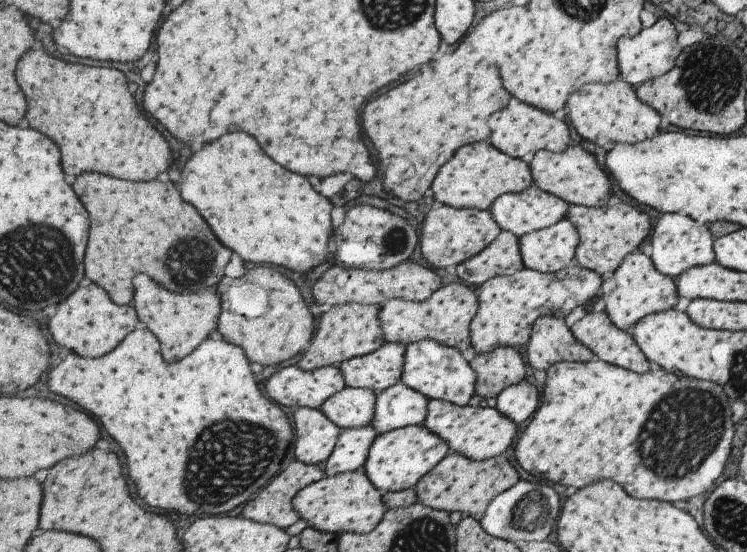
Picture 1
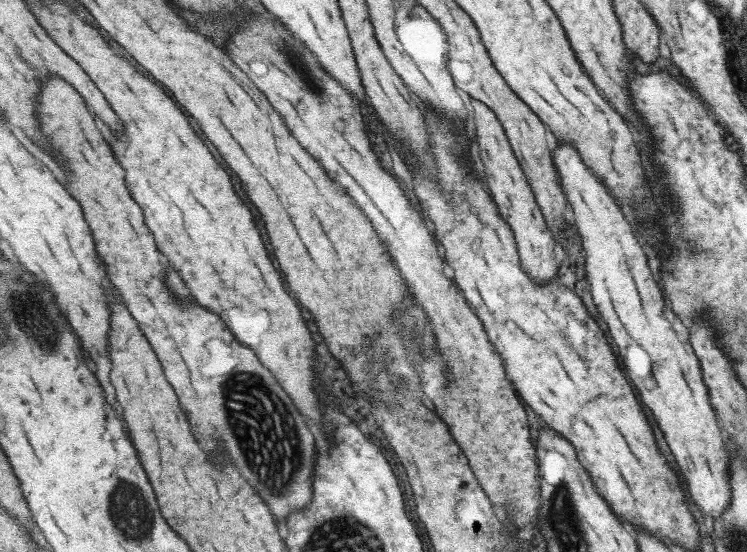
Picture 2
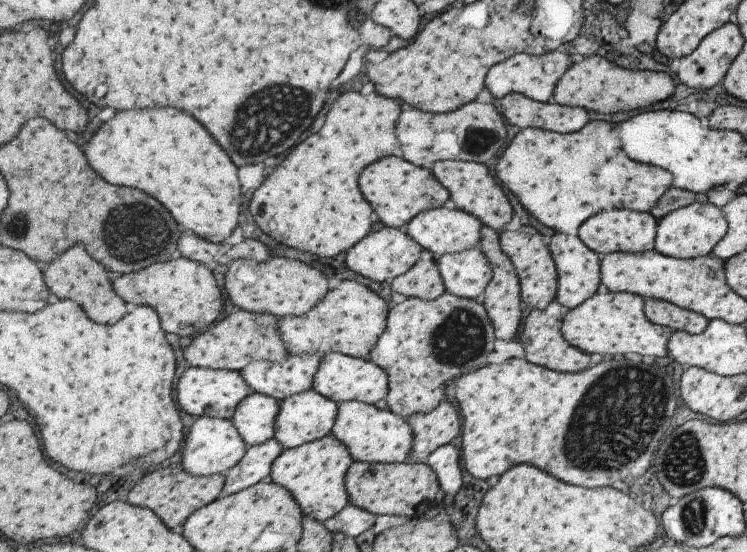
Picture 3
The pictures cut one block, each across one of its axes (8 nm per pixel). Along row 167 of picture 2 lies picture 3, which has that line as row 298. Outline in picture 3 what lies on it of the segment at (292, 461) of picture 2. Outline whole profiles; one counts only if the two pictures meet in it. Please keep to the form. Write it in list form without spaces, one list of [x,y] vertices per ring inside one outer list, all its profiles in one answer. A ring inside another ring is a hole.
[[[77,244],[62,254],[57,256],[53,262],[42,265],[43,276],[47,280],[47,286],[51,293],[59,298],[71,298],[77,304],[85,308],[85,312],[101,324],[115,324],[125,316],[125,302],[120,294],[117,294],[111,286],[111,280],[114,280],[115,274],[109,274],[107,268],[91,258],[87,248],[83,244]],[[111,278],[111,280],[109,280]]]

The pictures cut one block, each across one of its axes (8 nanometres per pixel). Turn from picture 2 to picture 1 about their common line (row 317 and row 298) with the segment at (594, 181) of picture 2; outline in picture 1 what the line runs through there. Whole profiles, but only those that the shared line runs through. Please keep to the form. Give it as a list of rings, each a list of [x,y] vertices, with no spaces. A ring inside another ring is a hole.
[[[641,252],[630,253],[622,260],[613,276],[605,280],[600,295],[611,320],[624,331],[630,330],[647,315],[669,310],[679,298],[674,279],[663,276],[651,258]]]

